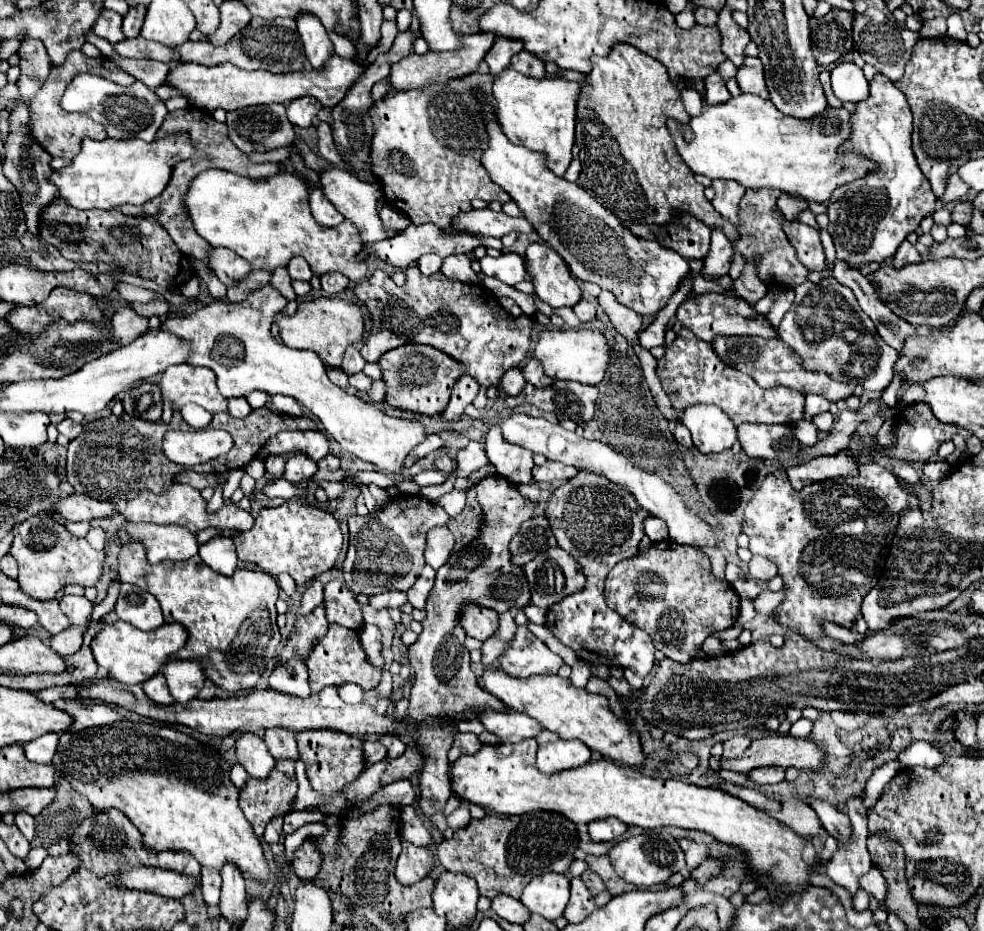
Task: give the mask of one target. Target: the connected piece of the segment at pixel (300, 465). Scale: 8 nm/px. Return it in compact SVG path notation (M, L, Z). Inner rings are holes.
M297 453L297 455L291 455L291 457L287 459L283 477L285 477L289 483L299 483L299 481L305 481L305 479L311 479L315 473L317 473L315 461L309 461L309 457Z

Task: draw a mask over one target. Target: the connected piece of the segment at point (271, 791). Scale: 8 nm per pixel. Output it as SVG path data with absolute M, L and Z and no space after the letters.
M277 761L267 779L249 777L239 797L239 807L253 825L257 837L263 837L265 825L274 817L284 816L295 801L298 783L293 775L293 761Z

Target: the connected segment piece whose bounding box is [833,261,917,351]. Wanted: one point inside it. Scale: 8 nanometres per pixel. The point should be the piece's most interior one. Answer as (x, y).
(893, 330)

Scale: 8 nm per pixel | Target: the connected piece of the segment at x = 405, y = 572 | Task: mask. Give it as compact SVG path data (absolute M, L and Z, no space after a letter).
M401 493L389 501L389 505L381 511L369 513L367 517L351 515L349 517L349 551L343 563L343 579L347 587L359 595L379 595L385 591L407 591L417 573L425 567L423 549L425 549L425 535L429 529L437 525L447 525L449 515L429 503L419 495Z

